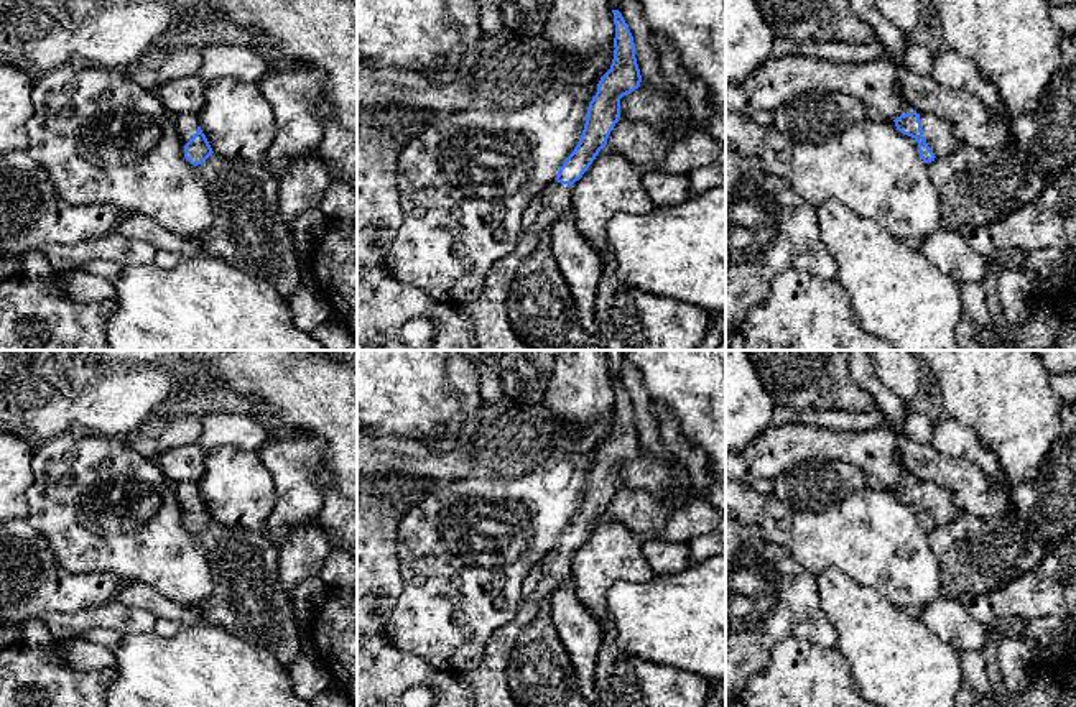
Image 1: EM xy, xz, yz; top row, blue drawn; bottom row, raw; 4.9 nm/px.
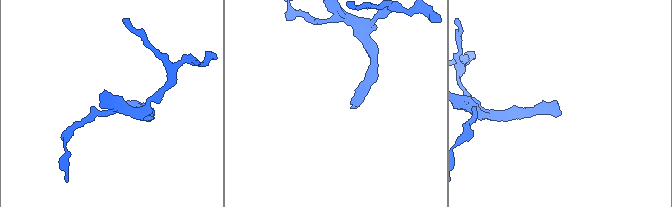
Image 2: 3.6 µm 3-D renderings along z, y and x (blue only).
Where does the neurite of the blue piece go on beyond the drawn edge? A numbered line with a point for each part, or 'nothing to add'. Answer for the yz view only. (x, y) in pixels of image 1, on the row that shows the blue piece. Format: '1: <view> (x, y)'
1: yz (940, 135)

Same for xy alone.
1: xy (186, 124)

